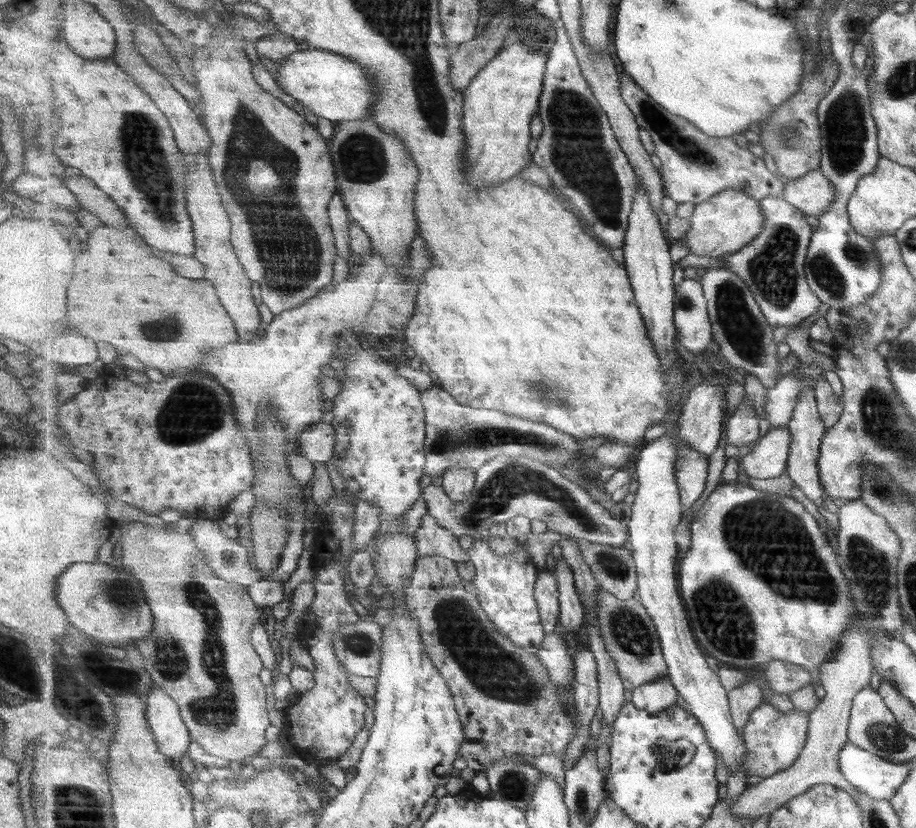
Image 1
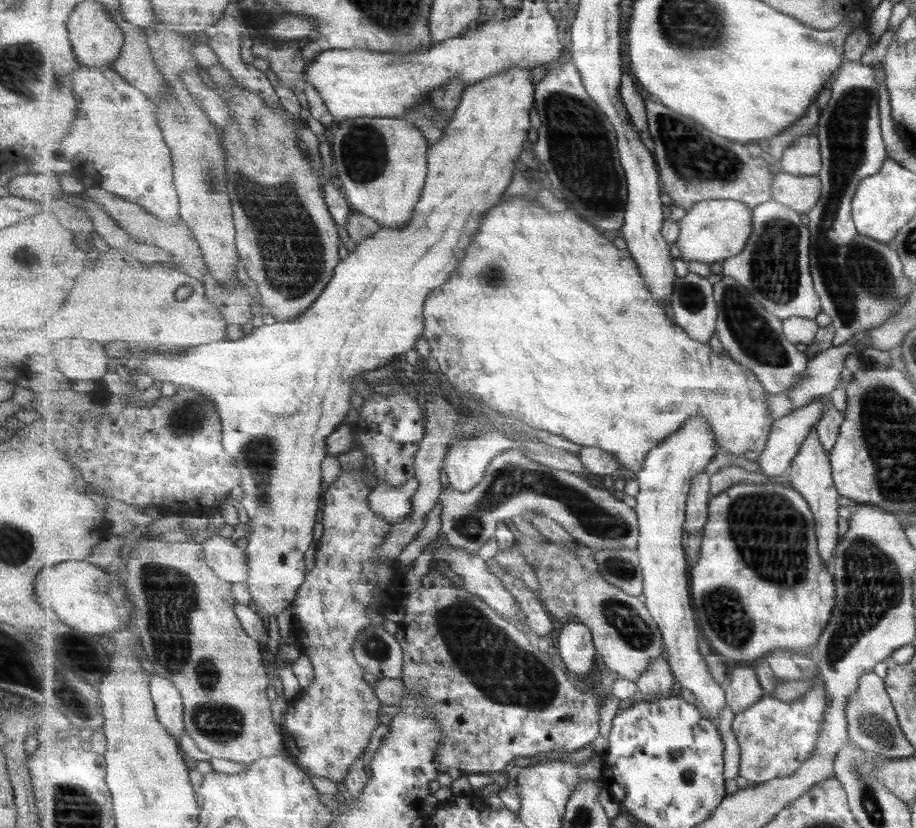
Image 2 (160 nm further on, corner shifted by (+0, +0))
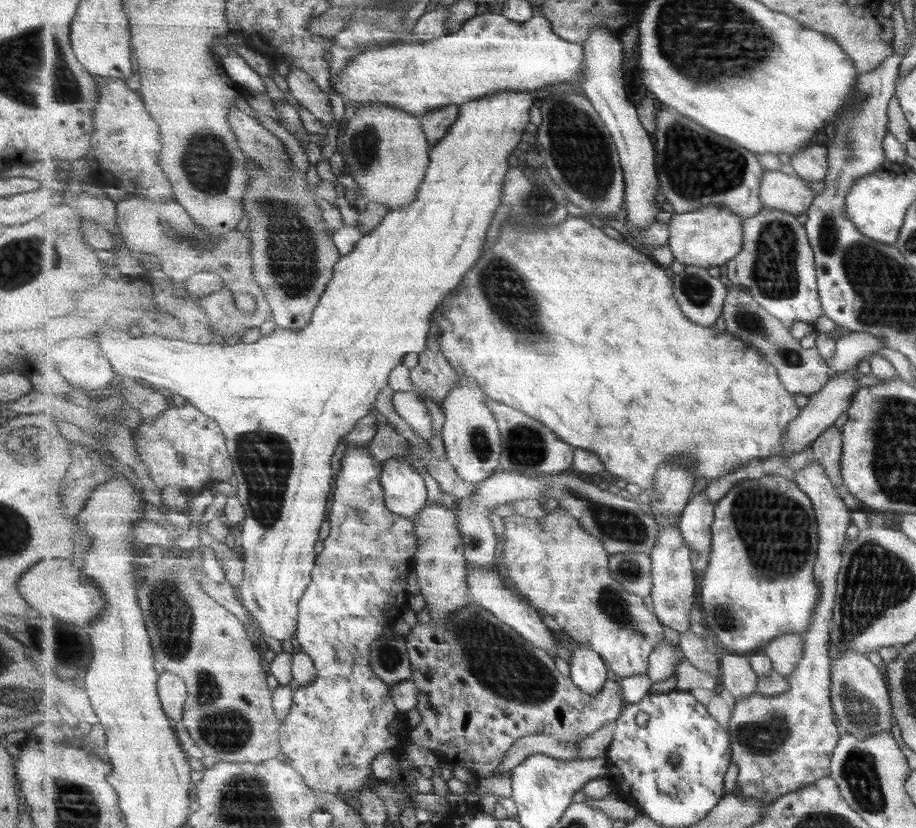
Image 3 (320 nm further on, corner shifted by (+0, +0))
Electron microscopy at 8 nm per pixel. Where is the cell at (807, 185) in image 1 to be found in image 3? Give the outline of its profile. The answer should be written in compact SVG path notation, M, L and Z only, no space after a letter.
M765 172L761 176L760 200L764 207L791 212L795 216L806 214L815 200L815 192L808 181L785 172Z

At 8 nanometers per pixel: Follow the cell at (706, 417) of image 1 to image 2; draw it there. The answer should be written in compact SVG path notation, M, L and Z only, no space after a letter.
M695 416L685 423L679 433L667 437L649 453L641 472L634 477L640 485L634 508L640 520L639 562L643 570L645 604L656 620L664 636L667 660L676 680L688 689L697 703L713 722L720 719L727 708L726 690L709 670L706 660L699 652L699 626L695 620L687 556L683 548L683 530L686 523L686 509L691 481L706 471L706 466L717 456L719 444L713 428L704 416Z

